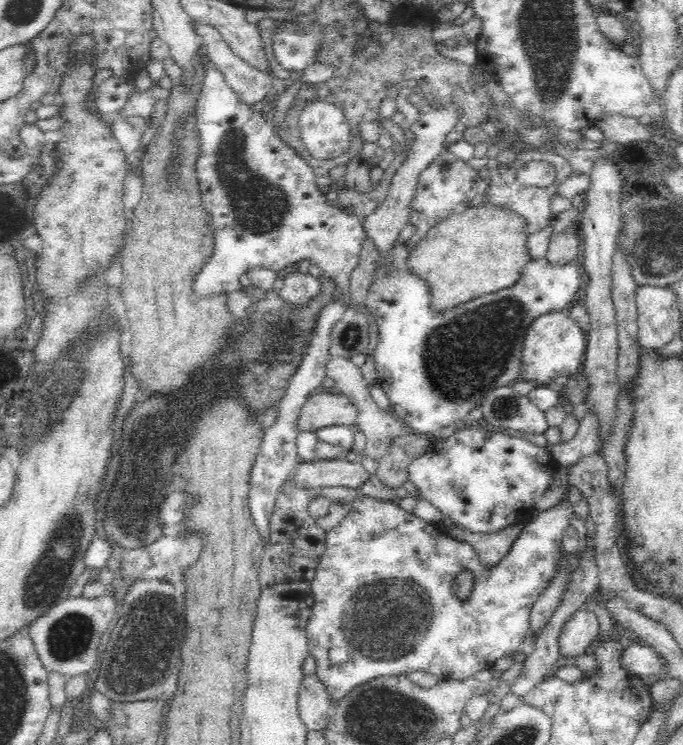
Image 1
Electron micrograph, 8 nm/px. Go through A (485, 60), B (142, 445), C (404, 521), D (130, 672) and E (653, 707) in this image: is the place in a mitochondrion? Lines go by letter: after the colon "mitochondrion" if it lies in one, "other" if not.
A: other
B: mitochondrion
C: other
D: mitochondrion
E: other

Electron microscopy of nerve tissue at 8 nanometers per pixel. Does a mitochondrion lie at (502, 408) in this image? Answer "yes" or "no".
yes

